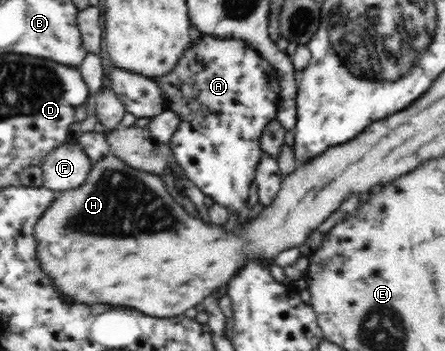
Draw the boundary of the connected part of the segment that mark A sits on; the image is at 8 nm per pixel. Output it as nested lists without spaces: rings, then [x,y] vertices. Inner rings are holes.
[[[201,35],[189,44],[174,69],[165,76],[152,77],[162,90],[167,102],[166,110],[176,112],[180,125],[169,141],[170,150],[179,167],[196,187],[214,202],[228,207],[240,217],[249,217],[246,199],[255,173],[264,153],[260,145],[265,127],[277,120],[277,106],[280,101],[281,75],[273,65],[254,48],[242,40],[219,39]]]

